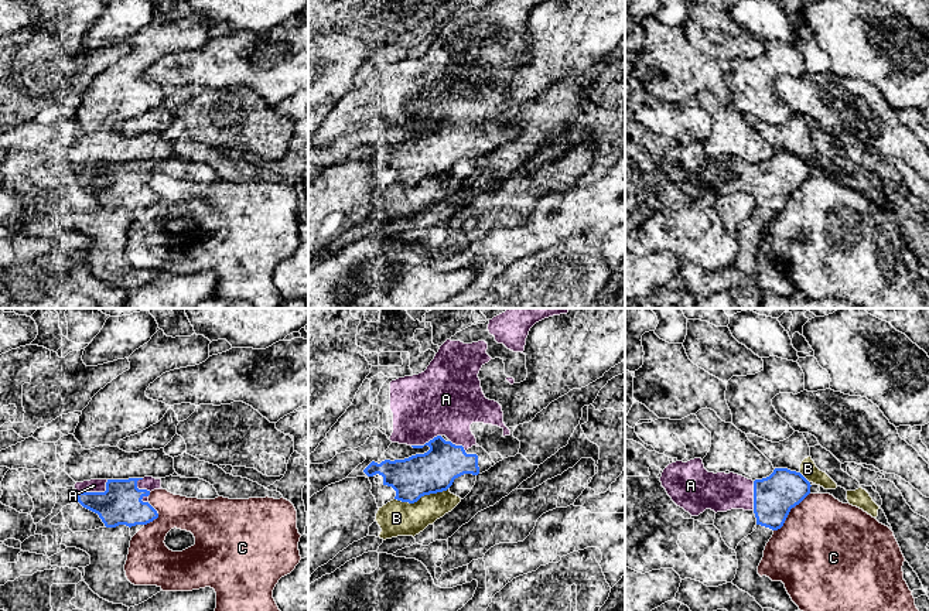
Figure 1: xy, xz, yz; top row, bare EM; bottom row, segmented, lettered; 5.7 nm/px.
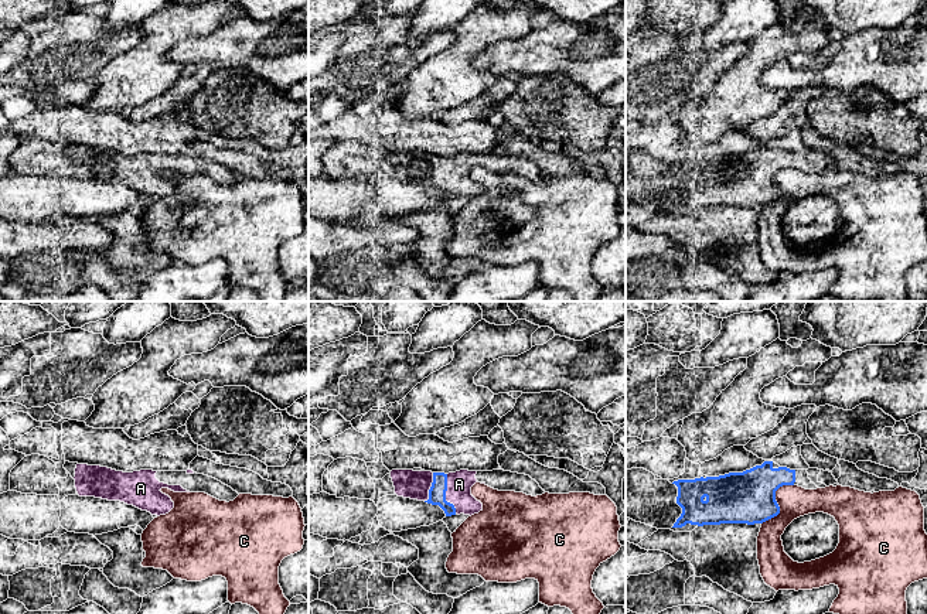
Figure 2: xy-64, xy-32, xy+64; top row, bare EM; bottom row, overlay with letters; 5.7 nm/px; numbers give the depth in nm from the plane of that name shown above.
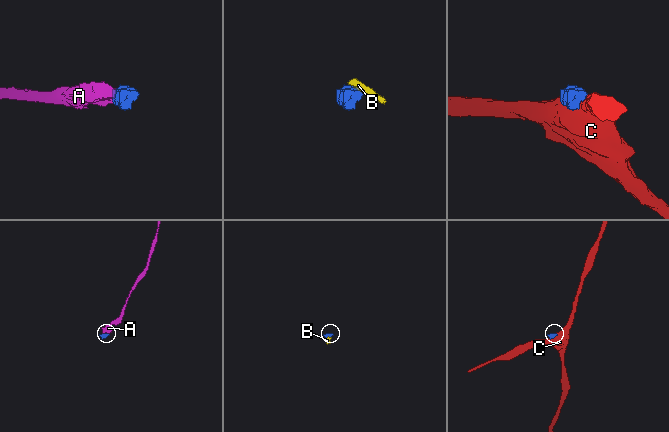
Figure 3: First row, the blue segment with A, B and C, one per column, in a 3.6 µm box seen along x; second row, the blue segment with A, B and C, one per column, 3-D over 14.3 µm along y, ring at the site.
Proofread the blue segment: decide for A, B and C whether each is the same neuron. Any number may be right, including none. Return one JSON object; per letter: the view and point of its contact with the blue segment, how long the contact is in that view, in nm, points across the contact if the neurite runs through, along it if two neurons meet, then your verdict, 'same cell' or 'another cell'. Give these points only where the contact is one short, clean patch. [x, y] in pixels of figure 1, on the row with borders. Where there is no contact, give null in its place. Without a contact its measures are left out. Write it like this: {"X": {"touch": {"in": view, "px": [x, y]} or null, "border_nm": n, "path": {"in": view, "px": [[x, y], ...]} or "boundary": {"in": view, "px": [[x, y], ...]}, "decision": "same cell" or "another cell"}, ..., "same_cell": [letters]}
{"A": {"touch": {"in": "xy", "px": [95, 492]}, "border_nm": 200, "decision": "same cell"}, "B": {"touch": {"in": "xz", "px": [422, 495]}, "border_nm": 320, "boundary": {"in": "xz", "px": [[448, 487], [424, 494], [413, 502], [395, 499]]}, "decision": "another cell"}, "C": {"touch": {"in": "yz", "px": [789, 511]}, "border_nm": 300, "decision": "another cell"}, "same_cell": ["A"]}

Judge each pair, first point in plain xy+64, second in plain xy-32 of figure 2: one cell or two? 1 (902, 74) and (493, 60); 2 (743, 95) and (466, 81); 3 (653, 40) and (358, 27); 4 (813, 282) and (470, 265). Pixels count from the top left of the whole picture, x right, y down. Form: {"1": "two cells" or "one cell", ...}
{"1": "one cell", "2": "one cell", "3": "one cell", "4": "two cells"}

